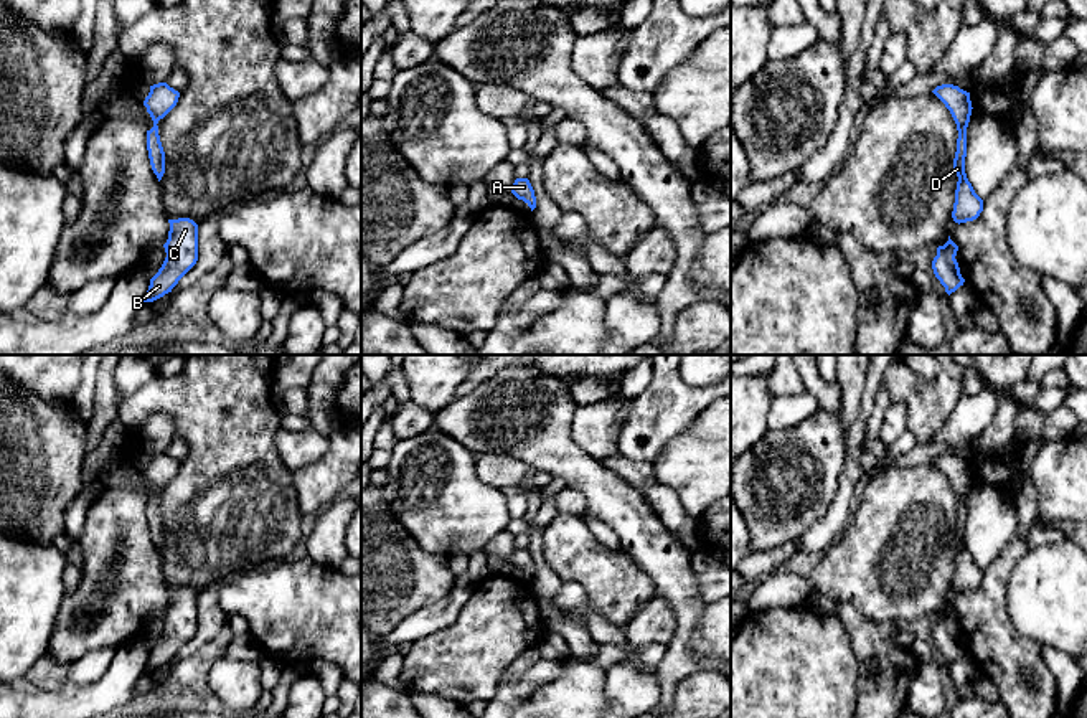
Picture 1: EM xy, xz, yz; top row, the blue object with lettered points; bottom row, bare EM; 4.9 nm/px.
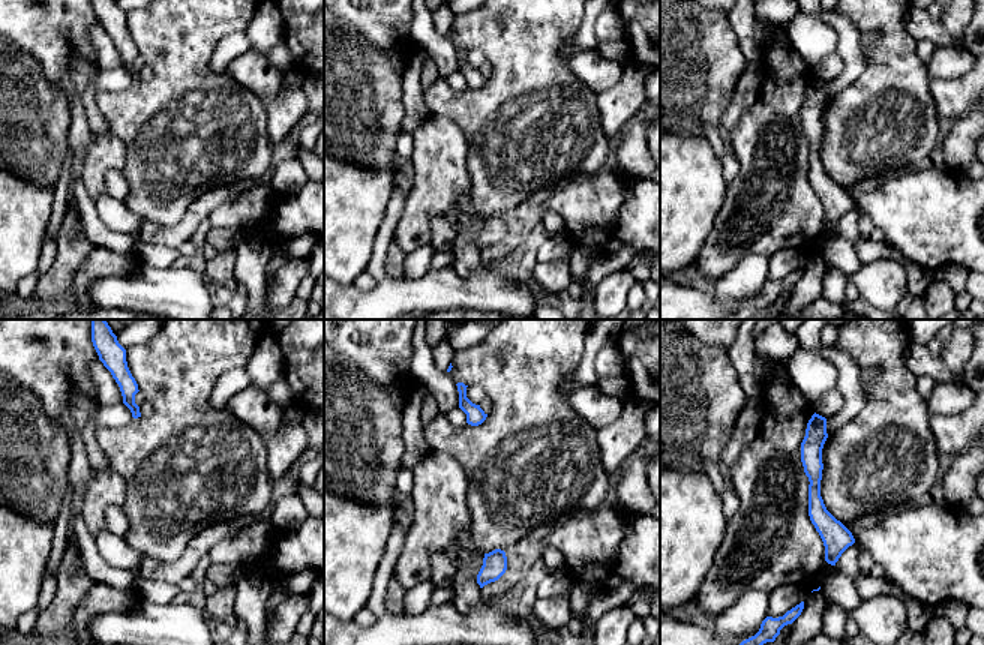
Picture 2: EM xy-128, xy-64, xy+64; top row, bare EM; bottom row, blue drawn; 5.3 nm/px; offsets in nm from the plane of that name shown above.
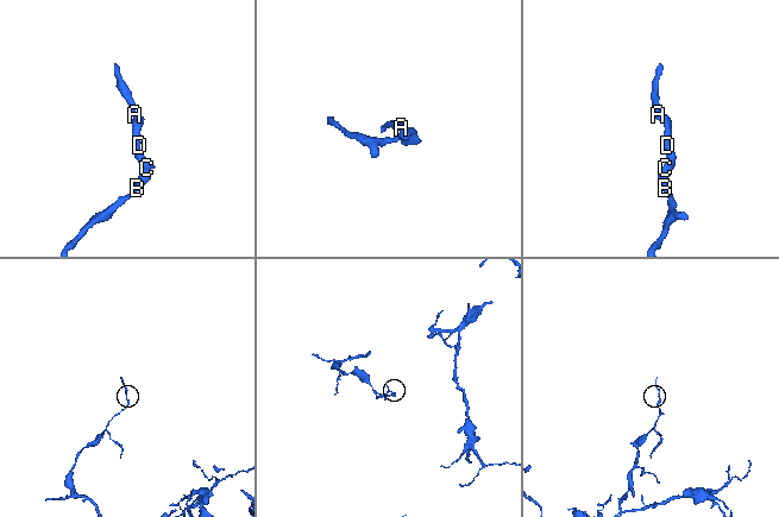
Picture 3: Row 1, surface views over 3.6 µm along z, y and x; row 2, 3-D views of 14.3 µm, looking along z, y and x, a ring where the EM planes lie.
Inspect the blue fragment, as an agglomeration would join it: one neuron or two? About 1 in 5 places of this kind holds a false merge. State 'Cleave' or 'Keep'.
Keep

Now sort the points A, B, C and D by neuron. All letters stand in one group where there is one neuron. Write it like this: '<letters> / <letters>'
A B C D

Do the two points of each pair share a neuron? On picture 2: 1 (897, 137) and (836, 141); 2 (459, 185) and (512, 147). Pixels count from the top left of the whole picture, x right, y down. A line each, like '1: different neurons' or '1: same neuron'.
1: same neuron
2: different neurons

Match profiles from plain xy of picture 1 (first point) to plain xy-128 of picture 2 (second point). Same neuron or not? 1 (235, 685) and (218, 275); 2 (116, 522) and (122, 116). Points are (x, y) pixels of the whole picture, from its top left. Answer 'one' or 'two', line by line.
1: one
2: two

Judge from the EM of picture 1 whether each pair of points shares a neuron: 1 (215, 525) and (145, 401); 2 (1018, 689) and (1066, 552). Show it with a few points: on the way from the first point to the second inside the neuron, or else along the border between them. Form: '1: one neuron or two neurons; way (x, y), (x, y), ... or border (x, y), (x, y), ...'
1: one neuron; way (215, 489), (215, 446), (182, 413)
2: two neurons; border (1007, 598), (1008, 619), (1020, 634)

